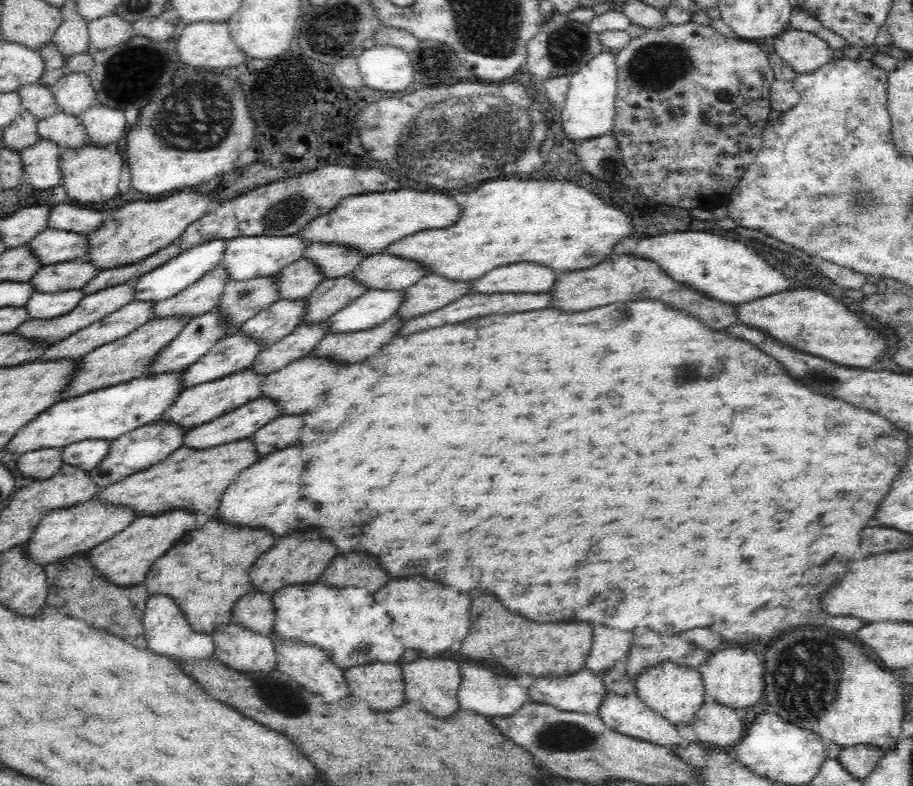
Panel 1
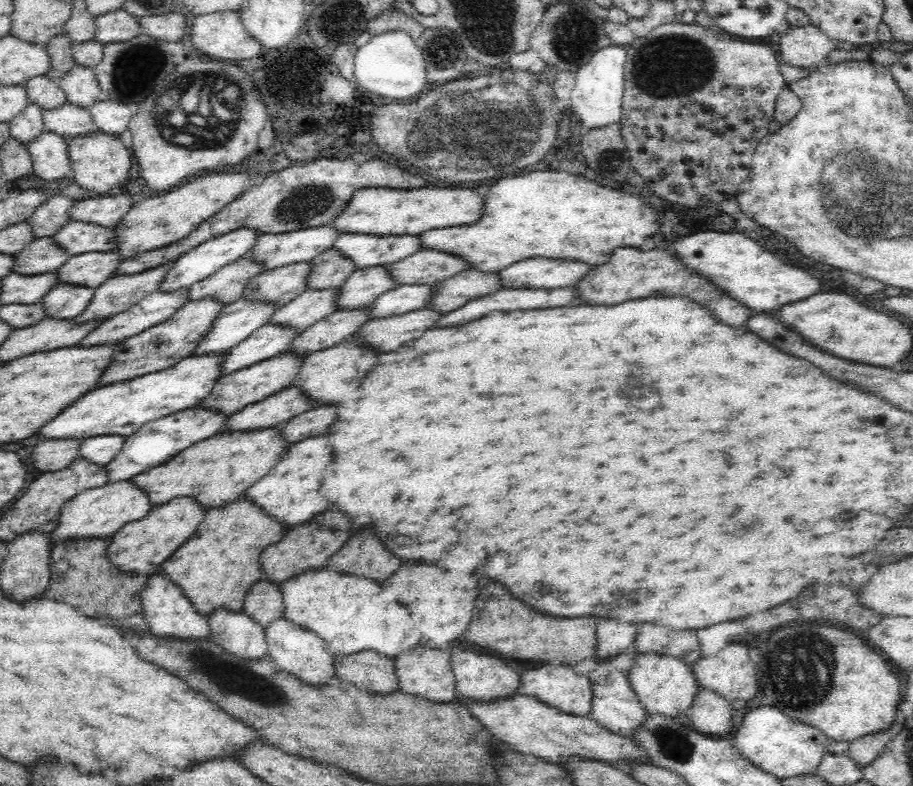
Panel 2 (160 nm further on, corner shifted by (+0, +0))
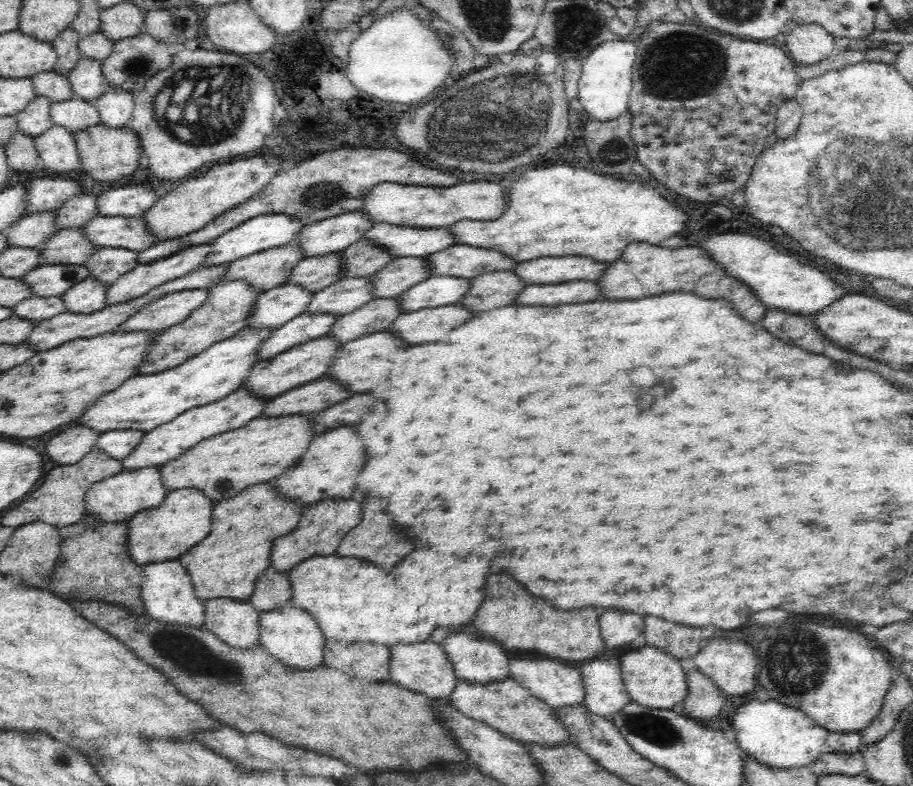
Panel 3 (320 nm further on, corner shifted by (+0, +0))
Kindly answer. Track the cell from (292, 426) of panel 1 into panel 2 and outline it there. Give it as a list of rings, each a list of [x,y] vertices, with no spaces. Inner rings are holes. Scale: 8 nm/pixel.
[[[320,406],[310,412],[304,412],[292,420],[288,420],[282,428],[282,436],[286,442],[300,442],[310,436],[318,436],[332,426],[336,420],[336,406]]]

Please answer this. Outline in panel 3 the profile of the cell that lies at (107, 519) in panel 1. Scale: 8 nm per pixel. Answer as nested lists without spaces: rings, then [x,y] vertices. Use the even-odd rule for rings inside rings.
[[[161,465],[138,470],[123,470],[110,478],[95,482],[86,493],[86,516],[104,522],[122,522],[122,520],[129,520],[140,510],[160,506],[170,492],[163,485],[160,467]]]

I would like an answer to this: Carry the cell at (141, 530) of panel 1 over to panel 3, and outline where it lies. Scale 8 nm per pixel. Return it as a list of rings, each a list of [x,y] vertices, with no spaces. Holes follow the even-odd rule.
[[[180,488],[170,491],[160,506],[146,508],[134,514],[127,522],[128,551],[134,564],[142,566],[154,562],[179,559],[192,548],[192,544],[202,542],[210,534],[212,520],[212,500],[197,488]]]

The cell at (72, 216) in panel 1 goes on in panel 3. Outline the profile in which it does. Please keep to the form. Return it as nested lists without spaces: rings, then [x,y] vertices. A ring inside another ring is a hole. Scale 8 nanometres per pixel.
[[[142,184],[115,187],[97,196],[98,215],[143,217],[160,197],[158,192]]]

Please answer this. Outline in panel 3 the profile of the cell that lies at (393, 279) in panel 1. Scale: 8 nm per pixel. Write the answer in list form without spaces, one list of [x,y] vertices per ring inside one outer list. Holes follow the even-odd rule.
[[[456,244],[429,255],[431,272],[436,276],[473,279],[491,272],[513,271],[516,264],[516,260],[501,252],[467,244]]]

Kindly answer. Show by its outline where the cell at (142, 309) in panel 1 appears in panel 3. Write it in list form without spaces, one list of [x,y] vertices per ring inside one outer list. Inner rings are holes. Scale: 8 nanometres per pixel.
[[[209,289],[187,290],[170,293],[148,303],[120,326],[120,330],[163,331],[184,322],[193,310],[207,301]]]

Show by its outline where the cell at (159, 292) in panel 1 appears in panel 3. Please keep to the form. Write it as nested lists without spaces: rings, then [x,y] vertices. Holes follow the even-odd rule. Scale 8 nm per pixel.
[[[264,214],[247,222],[238,225],[232,230],[228,230],[221,234],[218,238],[213,240],[212,252],[207,256],[205,265],[210,264],[224,264],[232,262],[237,258],[244,258],[245,256],[256,254],[257,252],[268,250],[274,247],[284,246],[292,243],[298,236],[298,233],[305,227],[302,221],[284,214]]]

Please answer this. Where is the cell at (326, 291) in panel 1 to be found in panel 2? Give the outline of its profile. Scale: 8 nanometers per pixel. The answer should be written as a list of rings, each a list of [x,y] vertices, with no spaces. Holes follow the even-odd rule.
[[[387,265],[356,269],[343,285],[339,286],[339,310],[371,305],[381,294],[399,284],[390,275]]]

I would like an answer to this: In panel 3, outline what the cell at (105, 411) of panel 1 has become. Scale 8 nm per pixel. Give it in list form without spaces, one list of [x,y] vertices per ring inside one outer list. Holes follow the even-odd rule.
[[[244,328],[233,337],[215,342],[171,370],[156,374],[138,374],[136,378],[124,382],[120,390],[114,390],[92,404],[84,412],[84,418],[80,418],[78,422],[80,426],[100,430],[100,433],[128,429],[147,433],[179,417],[185,410],[218,402],[241,388],[254,366],[262,361],[259,358],[260,348],[275,329]]]

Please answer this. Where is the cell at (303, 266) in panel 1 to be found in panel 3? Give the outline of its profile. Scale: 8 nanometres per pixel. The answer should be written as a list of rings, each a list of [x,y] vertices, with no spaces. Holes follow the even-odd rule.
[[[362,238],[348,246],[347,249],[341,251],[341,256],[345,260],[343,276],[348,278],[370,277],[388,266],[396,258],[383,248],[367,238]]]

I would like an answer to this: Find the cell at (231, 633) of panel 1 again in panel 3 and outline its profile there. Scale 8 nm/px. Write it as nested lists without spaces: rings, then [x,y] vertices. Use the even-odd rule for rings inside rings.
[[[210,598],[204,602],[204,626],[222,642],[240,650],[259,642],[260,614],[249,599]]]

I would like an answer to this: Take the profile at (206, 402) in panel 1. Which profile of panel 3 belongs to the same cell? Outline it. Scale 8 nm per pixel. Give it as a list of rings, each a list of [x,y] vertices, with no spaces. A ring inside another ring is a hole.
[[[328,334],[304,344],[293,346],[290,350],[281,352],[274,358],[258,362],[241,385],[241,388],[247,388],[253,395],[273,399],[284,394],[287,390],[318,380],[330,370],[337,350],[342,345],[341,342]]]

